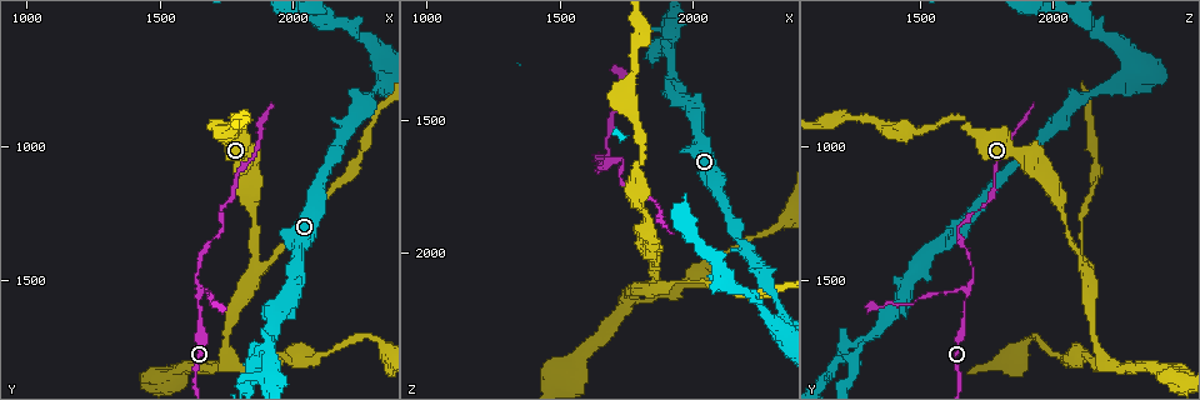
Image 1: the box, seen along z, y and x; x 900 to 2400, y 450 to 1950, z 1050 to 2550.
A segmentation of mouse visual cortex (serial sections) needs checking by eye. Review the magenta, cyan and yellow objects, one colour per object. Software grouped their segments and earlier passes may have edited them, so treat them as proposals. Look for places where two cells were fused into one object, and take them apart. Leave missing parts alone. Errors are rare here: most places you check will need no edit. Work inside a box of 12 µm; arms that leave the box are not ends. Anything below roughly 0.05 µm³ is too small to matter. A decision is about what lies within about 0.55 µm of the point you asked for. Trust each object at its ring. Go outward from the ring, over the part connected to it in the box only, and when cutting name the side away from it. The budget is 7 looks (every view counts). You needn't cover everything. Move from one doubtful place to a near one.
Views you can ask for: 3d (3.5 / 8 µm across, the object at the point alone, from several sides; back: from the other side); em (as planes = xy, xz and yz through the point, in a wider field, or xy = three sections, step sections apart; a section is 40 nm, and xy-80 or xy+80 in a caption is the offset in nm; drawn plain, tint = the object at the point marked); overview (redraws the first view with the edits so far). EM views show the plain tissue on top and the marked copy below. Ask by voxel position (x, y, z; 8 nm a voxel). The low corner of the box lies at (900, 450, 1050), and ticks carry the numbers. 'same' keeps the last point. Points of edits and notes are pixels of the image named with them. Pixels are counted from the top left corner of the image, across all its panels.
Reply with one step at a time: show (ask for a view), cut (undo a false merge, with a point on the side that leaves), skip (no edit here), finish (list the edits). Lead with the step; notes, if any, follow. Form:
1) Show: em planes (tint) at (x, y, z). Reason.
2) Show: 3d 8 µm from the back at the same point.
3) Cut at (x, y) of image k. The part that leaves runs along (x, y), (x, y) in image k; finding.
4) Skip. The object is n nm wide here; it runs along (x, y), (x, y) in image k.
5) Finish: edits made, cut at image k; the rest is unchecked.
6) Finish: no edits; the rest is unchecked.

Show: 3d 3.5 µm at (1870, 1460, 2120). Two arms in line, one across.

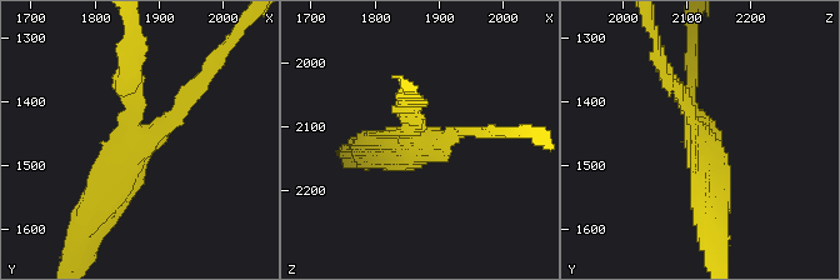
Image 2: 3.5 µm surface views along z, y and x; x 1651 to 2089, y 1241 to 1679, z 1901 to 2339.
Show: em xy step 5 (tint) at (1865, 1465, 2115). 3 arms meet here; the arms are 150, 200, 400 nm wide.

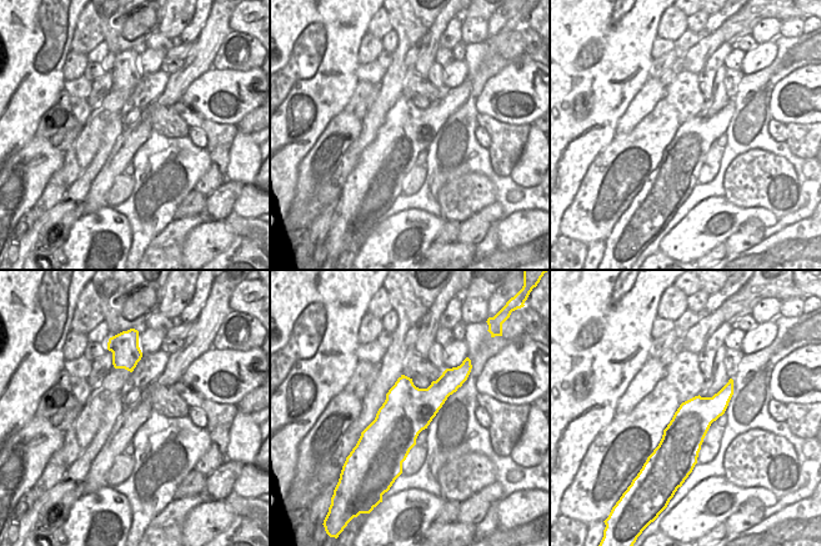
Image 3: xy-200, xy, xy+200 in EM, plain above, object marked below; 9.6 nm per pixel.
Skip. The object is 480 nm wide here; it runs along (663, 68), (714, 175), (714, 213) in image 2; one cell here.

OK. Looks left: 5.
Show: 3d 3.5 µm at (1650, 1540, 1680). Branch point.

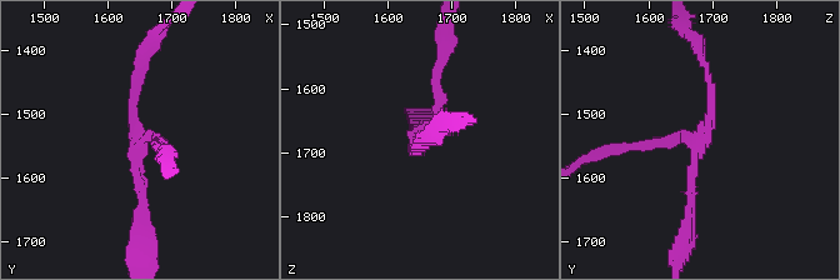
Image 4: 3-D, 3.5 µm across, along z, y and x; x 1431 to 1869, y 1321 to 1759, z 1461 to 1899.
Show: em xy step 2 (tint) at (1645, 1555, 1675). Shape alone is not enough.

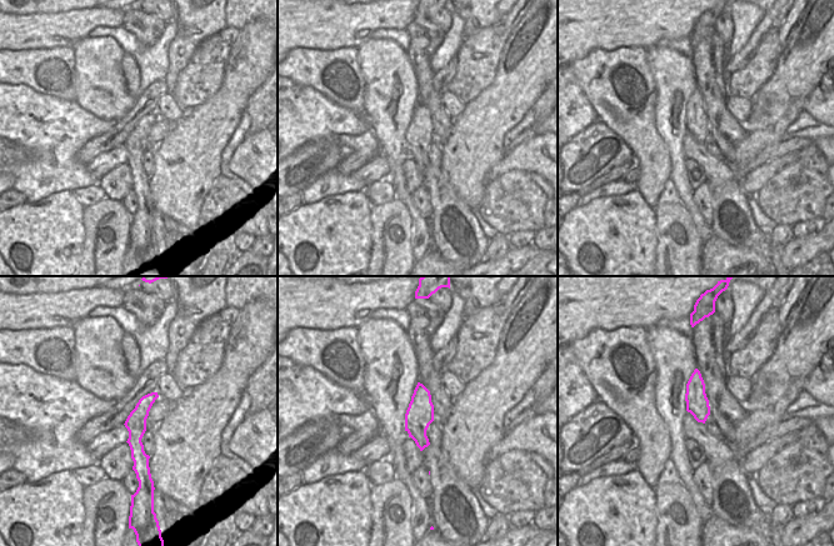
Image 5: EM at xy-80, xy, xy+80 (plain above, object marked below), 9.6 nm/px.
Show: em xy step 3 (tint) at the same point.

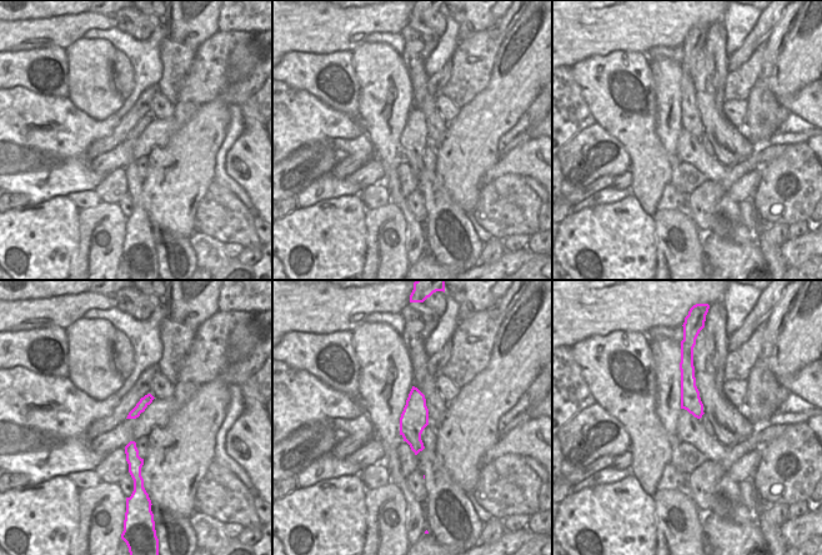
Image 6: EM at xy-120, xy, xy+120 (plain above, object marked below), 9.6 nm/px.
Skip. The object is 260 nm wide here; it runs along (689, 231), (691, 174), (710, 116), (704, 66) in image 4; continuous, no second cell.

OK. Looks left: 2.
Show: 3d 3.5 µm at (1730, 1300, 1650).

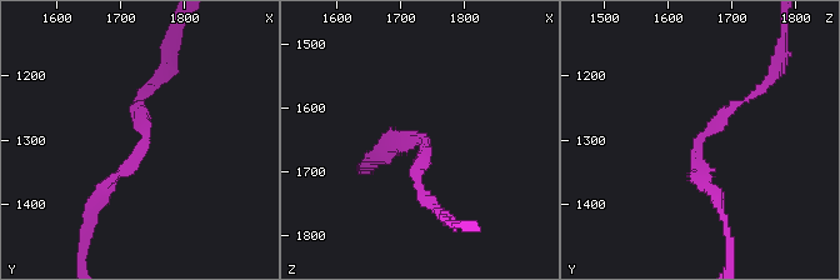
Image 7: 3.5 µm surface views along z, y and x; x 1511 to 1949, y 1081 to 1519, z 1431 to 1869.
Show: em xy step 2 (tint) at (1735, 1305, 1645).

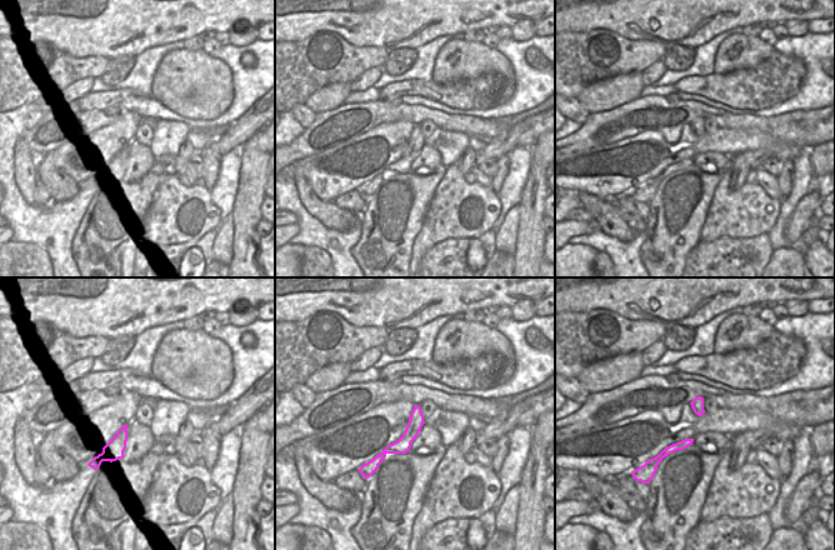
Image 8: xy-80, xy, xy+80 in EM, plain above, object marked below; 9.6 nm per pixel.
Skip. It runs along (94, 200), (144, 146), (148, 89) in image 7; one cell here.

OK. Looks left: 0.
Finish: no edits; the rest is unchecked.

